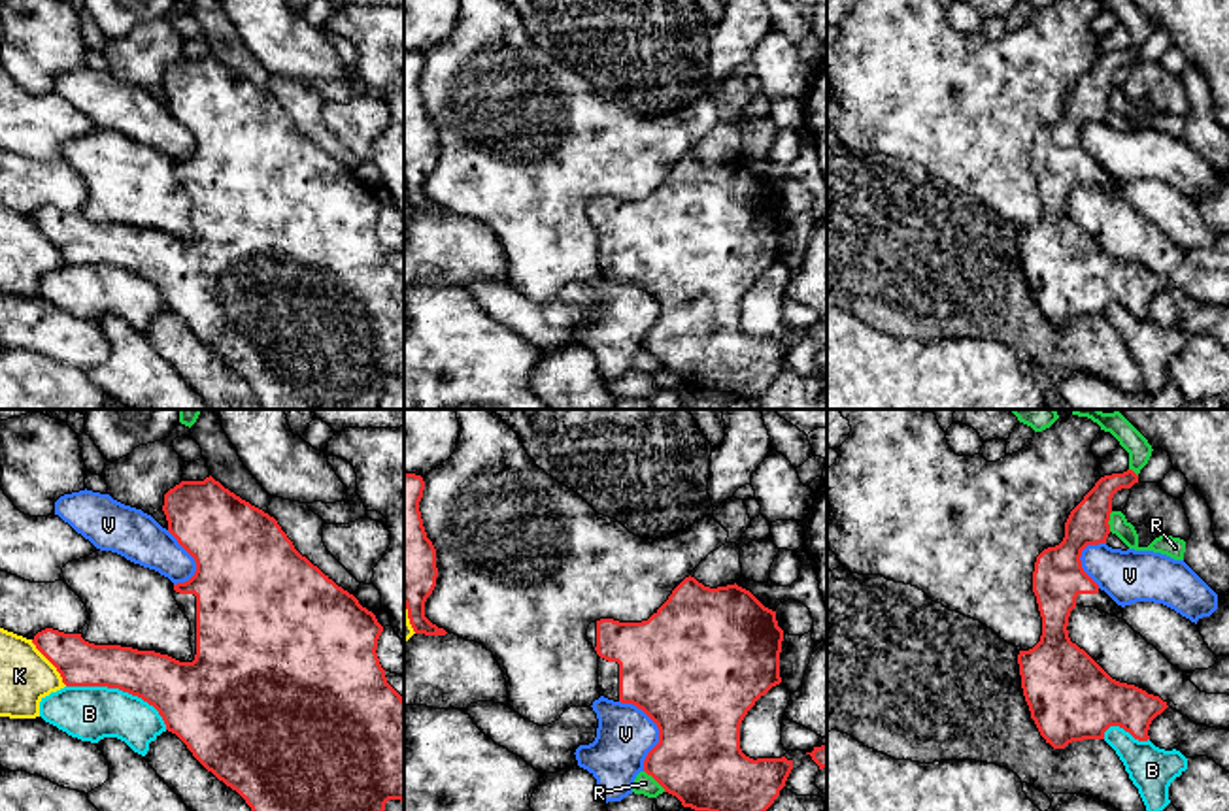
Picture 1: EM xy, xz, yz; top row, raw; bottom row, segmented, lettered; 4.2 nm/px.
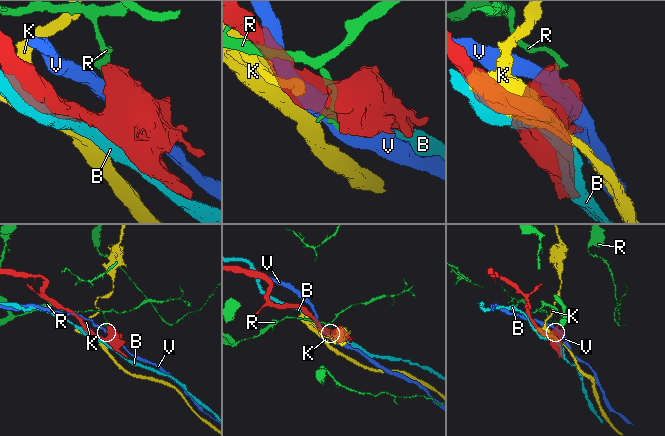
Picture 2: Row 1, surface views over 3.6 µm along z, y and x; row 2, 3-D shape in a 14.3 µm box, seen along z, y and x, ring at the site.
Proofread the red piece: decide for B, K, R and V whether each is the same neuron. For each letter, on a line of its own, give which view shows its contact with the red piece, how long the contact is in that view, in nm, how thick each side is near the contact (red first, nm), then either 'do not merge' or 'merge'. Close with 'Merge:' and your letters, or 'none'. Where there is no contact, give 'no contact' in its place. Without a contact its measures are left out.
B: contact in xy; length 480 nm; calibres 260 and 240 nm; do not merge
K: contact in xy; length 260 nm; calibres 190 and 220 nm; do not merge
R: contact in xz; length 130 nm; calibres 360 and 90 nm; do not merge
V: contact in xz; length 320 nm; calibres 480 and 240 nm; do not merge
Merge: none

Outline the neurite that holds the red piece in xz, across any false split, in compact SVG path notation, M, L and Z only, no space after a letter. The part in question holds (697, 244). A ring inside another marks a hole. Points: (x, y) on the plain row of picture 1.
M689 153L648 198L595 198L587 219L598 232L600 273L636 283L657 302L659 321L648 330L644 349L665 370L683 385L744 398L774 381L793 338L746 334L740 302L755 279L782 260L783 207L776 189L736 160L710 166Z

